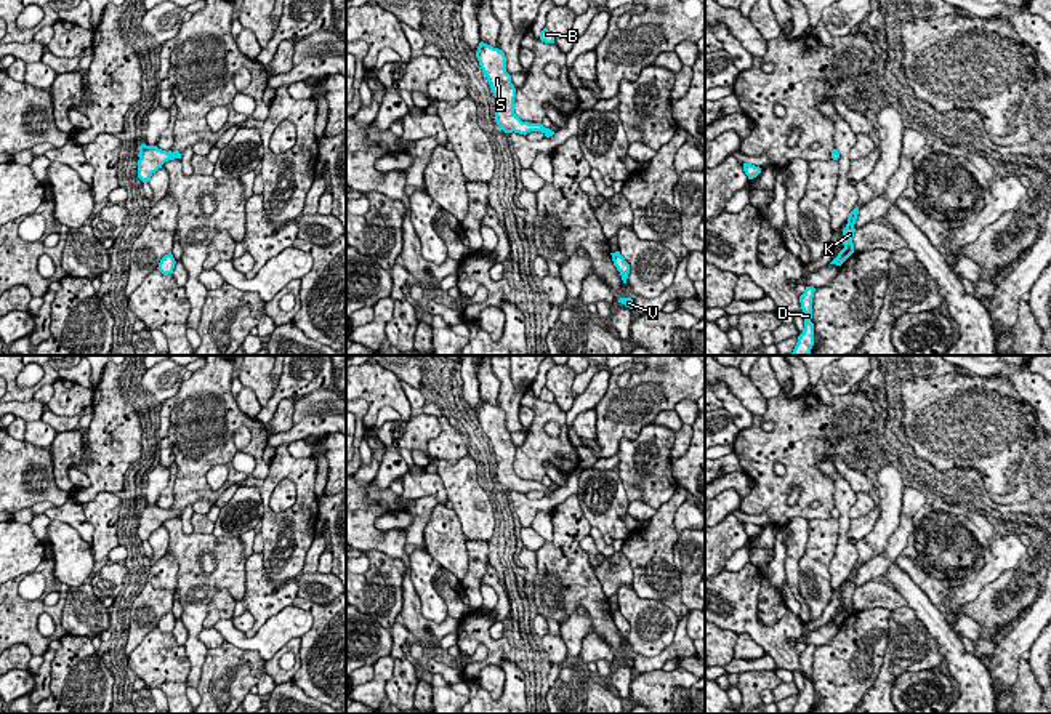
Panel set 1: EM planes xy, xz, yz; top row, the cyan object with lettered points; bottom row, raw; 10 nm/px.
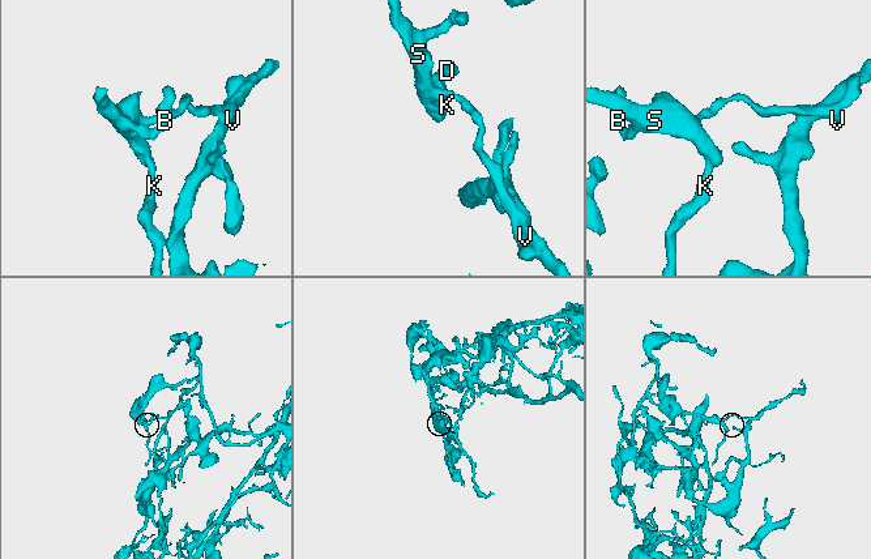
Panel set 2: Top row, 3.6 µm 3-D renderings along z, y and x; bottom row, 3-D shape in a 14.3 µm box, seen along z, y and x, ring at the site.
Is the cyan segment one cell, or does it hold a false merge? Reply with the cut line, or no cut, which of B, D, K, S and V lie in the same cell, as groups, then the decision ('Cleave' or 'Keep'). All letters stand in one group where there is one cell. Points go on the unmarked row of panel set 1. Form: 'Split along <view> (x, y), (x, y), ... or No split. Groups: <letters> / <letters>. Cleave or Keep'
Split along xy (173, 511), (178, 516). Groups: B D K S / V. Cleave

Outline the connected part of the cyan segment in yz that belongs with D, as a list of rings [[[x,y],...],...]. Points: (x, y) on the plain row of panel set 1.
[[[806,645],[804,652],[799,655],[801,668],[804,671],[804,687],[803,692],[798,695],[798,701],[791,711],[791,714],[809,714],[814,704],[814,682],[812,677],[812,656],[814,656],[814,645]]]

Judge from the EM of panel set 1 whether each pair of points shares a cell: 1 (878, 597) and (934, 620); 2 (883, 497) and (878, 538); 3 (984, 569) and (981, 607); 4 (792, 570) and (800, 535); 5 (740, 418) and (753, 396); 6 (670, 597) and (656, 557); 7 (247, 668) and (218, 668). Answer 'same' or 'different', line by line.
1: different
2: same
3: different
4: same
5: different
6: same
7: same

